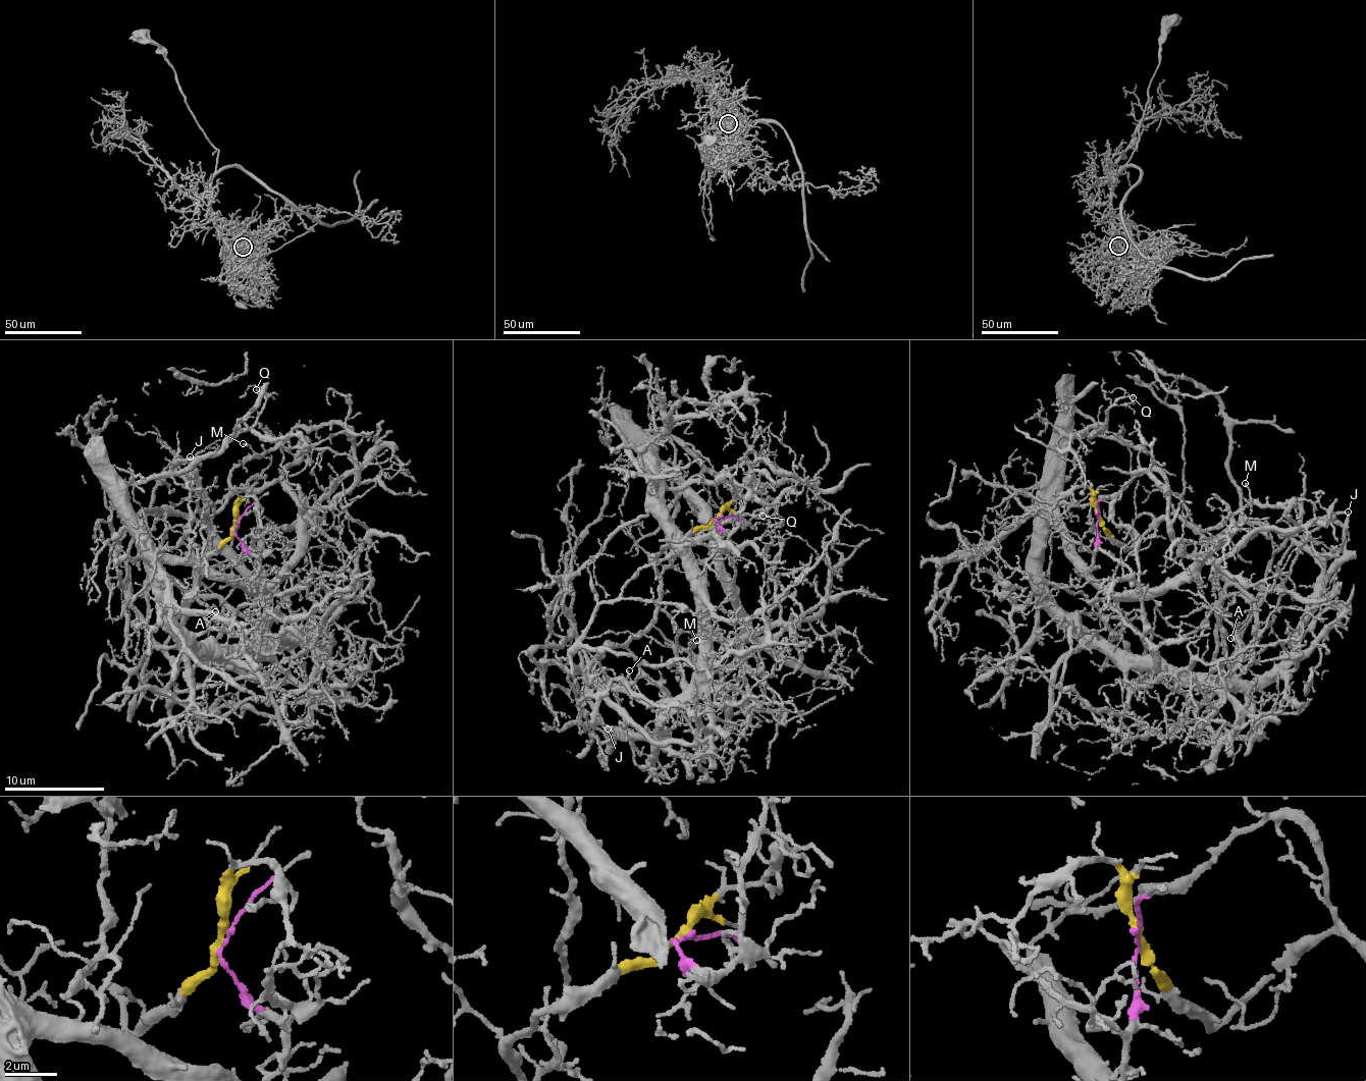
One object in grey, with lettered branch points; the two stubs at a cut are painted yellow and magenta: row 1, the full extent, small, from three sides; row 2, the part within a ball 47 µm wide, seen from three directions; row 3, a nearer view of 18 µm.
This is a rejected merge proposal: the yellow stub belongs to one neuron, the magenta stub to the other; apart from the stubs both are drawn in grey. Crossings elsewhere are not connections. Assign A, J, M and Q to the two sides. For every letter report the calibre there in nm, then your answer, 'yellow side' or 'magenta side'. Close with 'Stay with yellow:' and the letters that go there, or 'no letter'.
A: 120 nm | magenta side
J: 220 nm | magenta side
M: 150 nm | yellow side
Q: 150 nm | magenta side
Stay with yellow: M

